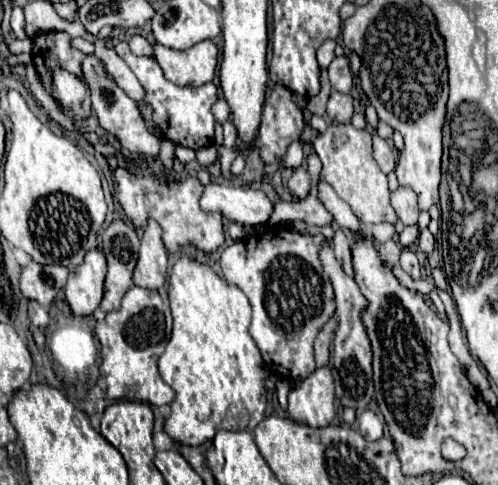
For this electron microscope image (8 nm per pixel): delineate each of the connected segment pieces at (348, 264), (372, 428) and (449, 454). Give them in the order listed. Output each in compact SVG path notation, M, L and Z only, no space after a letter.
M338 228L336 236L332 240L332 246L334 246L336 260L340 262L340 266L344 268L344 272L348 276L354 276L354 268L352 268L352 238L344 230Z
M370 408L364 410L364 412L358 416L356 424L358 424L358 432L360 432L366 440L378 440L378 438L382 438L384 426L382 426L382 422L378 420L378 416L376 416Z
M446 440L446 442L444 442L444 450L442 450L442 452L444 452L444 456L446 456L446 458L450 458L450 460L460 460L460 458L466 454L466 452L464 452L464 448L462 448L460 444L456 444L454 440Z

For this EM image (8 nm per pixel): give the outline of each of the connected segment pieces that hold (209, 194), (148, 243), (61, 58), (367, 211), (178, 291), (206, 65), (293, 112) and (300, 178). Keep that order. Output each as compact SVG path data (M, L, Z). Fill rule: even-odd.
M210 182L204 186L200 206L204 212L220 212L230 222L240 226L256 226L268 222L274 212L274 202L262 190L220 186Z
M148 220L134 270L134 284L158 290L166 282L166 274L168 274L168 252L162 242L162 228L154 220Z
M46 32L34 40L34 58L42 62L36 68L38 74L54 74L56 68L78 74L76 70L80 70L84 54L70 48L70 36L66 32Z
M330 124L324 134L312 142L316 154L322 160L320 180L328 182L336 194L350 204L354 214L360 218L362 224L378 224L390 222L396 224L398 216L390 206L390 192L386 174L378 168L376 160L372 158L372 136L366 130L356 130L352 124Z
M180 258L170 272L168 300L172 302L174 328L172 338L158 360L158 368L162 380L176 392L176 398L170 404L172 412L166 418L164 432L180 444L200 446L206 440L212 440L218 430L246 430L258 424L264 414L254 412L266 394L264 380L268 378L268 370L264 366L258 346L248 334L250 302L244 292L218 278L218 274L208 264Z
M202 40L190 50L172 50L154 42L152 50L164 76L178 86L202 86L214 78L218 48L212 40Z
M276 84L266 98L262 122L258 130L258 148L264 164L272 164L282 158L294 140L300 140L304 132L304 118L300 108L290 100L292 92L282 84Z
M296 168L288 180L288 188L294 196L304 198L310 192L310 176L304 168Z

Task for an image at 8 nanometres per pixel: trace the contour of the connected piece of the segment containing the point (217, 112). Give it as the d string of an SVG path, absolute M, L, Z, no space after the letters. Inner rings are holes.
M218 98L218 100L216 100L216 104L212 106L212 114L214 114L214 118L216 118L220 124L224 124L224 122L230 118L230 108L228 108L228 104L226 104L224 98Z

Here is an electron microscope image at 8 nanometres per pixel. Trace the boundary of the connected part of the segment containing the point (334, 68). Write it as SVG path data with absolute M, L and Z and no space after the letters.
M344 56L332 60L332 64L328 66L328 76L330 76L330 82L332 82L334 90L344 92L344 94L350 92L352 72L350 72L350 64L348 64L348 60Z

